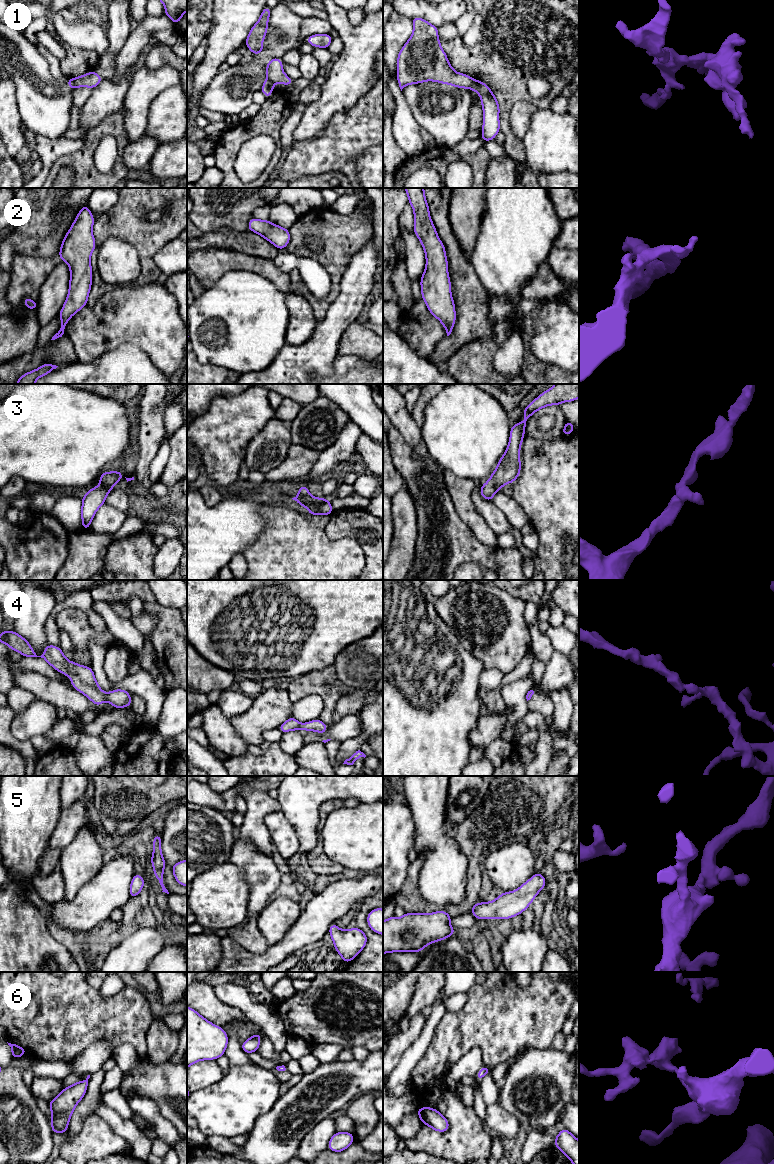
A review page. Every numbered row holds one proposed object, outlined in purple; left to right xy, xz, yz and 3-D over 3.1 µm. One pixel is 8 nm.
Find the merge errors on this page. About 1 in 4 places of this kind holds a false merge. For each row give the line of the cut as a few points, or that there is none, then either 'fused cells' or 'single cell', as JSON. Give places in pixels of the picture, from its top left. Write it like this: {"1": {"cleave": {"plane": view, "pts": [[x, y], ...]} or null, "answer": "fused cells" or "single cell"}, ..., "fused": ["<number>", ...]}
{"1": {"cleave": {"plane": "yz", "pts": [[474, 80], [470, 88]]}, "answer": "fused cells"}, "2": {"cleave": null, "answer": "single cell"}, "3": {"cleave": null, "answer": "single cell"}, "4": {"cleave": null, "answer": "single cell"}, "5": {"cleave": null, "answer": "single cell"}, "6": {"cleave": null, "answer": "single cell"}, "fused": ["1"]}

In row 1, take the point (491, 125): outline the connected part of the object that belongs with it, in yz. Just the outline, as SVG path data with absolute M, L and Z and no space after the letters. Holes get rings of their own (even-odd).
M474 80L471 89L481 97L481 105L483 107L483 132L481 139L483 142L493 140L500 130L498 101L489 86L479 80Z

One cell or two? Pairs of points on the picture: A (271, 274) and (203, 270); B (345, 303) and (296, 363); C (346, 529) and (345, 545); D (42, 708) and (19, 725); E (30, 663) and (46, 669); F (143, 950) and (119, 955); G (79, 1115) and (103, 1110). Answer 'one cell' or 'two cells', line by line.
A: one cell
B: one cell
C: two cells
D: one cell
E: one cell
F: one cell
G: two cells

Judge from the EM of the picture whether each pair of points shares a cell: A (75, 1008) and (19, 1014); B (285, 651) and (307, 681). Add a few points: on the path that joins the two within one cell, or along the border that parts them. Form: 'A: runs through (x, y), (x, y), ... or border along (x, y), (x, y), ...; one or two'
A: runs through (61, 1016), (39, 1016), (33, 1019); one
B: border along (325, 667), (294, 678); two

